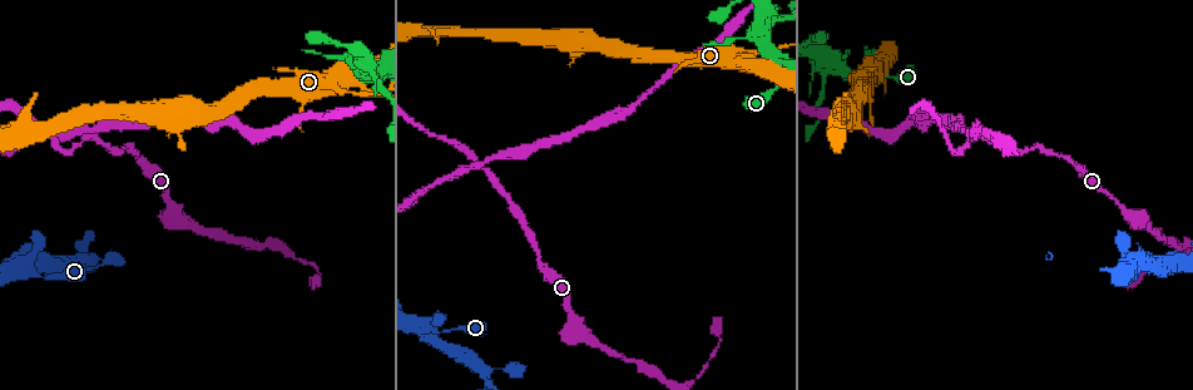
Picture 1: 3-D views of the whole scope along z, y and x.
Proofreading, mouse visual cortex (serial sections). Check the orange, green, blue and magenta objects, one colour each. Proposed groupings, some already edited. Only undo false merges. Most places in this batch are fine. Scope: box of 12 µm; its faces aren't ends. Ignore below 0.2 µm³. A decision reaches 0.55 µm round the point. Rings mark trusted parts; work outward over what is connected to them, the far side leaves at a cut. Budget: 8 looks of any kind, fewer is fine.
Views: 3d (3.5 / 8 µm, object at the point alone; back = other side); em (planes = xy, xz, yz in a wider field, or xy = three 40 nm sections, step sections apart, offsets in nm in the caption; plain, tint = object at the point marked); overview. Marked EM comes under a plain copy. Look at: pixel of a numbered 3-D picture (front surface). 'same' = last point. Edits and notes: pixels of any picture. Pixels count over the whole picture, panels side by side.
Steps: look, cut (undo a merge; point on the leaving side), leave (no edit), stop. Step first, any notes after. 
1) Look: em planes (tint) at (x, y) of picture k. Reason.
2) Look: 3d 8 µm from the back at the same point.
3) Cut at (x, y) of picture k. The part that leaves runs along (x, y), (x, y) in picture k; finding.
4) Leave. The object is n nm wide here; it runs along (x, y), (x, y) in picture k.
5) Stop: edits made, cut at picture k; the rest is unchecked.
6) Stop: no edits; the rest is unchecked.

Look: 3d 3.5 µm from the back at (835, 60) of picture 1. Abrupt turn.

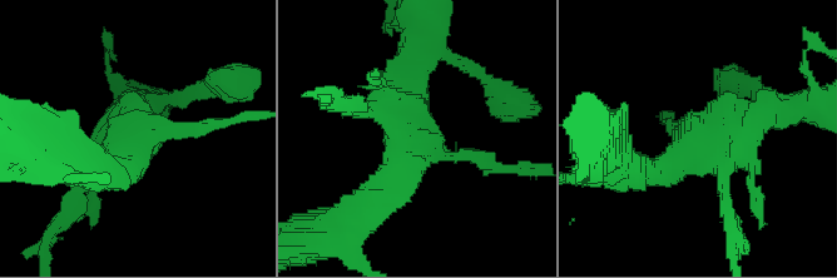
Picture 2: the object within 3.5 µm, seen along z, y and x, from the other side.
Leave. One cell here.

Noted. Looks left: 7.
Look: 3d 3.5 µm at (968, 129) of picture 1. Looks like a crossing.

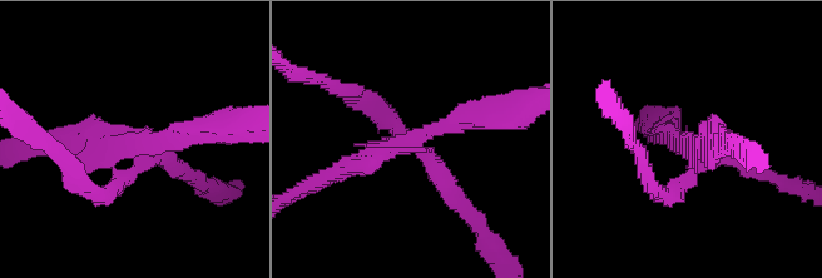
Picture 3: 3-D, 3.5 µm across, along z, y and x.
Look: em xy step 2 (tint) at (692, 142) of picture 3. 4 arms meet here; the arms are 200, 250, 250, 250 nm wide.

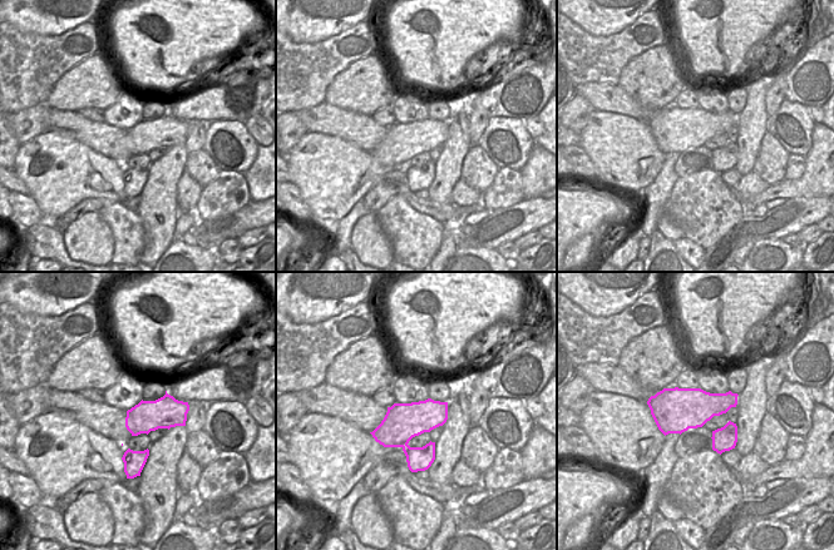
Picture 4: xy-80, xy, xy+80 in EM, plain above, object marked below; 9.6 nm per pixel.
Cut at (674, 124) of picture 3. The part that leaves runs along (696, 148), (660, 128) in picture 3; a second cell is stuck on.

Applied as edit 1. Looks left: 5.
Look: 3d 8 µm at (436, 332) of picture 1. Abrupt turn.

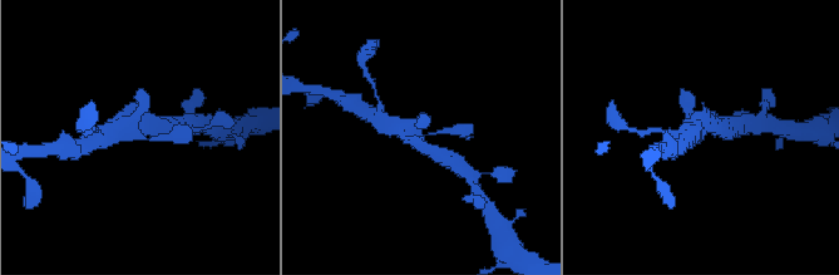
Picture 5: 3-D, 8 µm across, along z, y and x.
Look: 3d 3.5 µm at (138, 131) of picture 5. Zoom in.

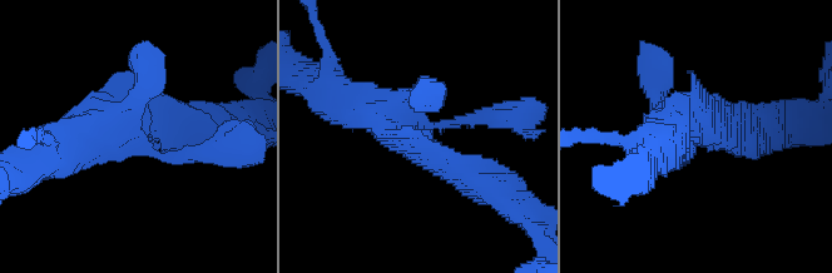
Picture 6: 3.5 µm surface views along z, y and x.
Leave. It runs along (496, 118), (415, 127), (465, 175) in picture 6; continuous, no second cell.

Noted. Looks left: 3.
Stop: edits made, cut at picture 3; the rest is unchecked.

